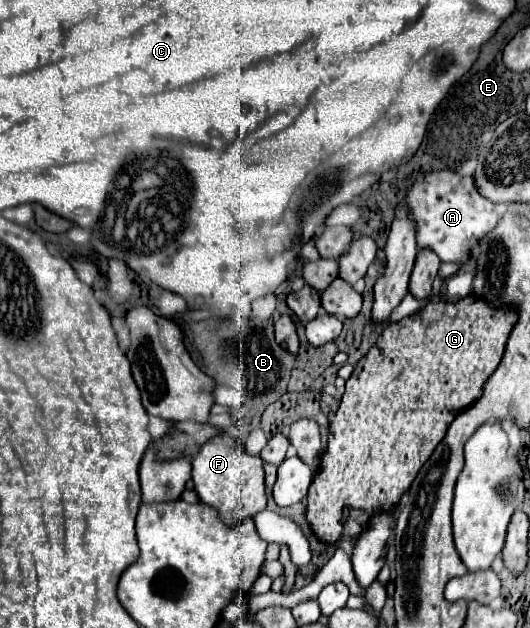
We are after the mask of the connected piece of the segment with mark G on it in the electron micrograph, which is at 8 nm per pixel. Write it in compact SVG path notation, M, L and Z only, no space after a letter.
M472 295L456 303L428 303L416 315L390 323L372 349L358 361L352 377L346 381L340 407L328 419L328 443L320 455L320 467L316 469L314 481L308 489L306 521L316 539L328 545L342 541L344 535L356 539L362 533L356 539L352 555L354 575L362 589L368 589L376 581L378 571L384 565L384 545L392 523L390 511L396 509L400 497L410 489L420 467L444 439L446 429L456 415L482 397L482 385L496 371L514 323L514 311L494 309Z

